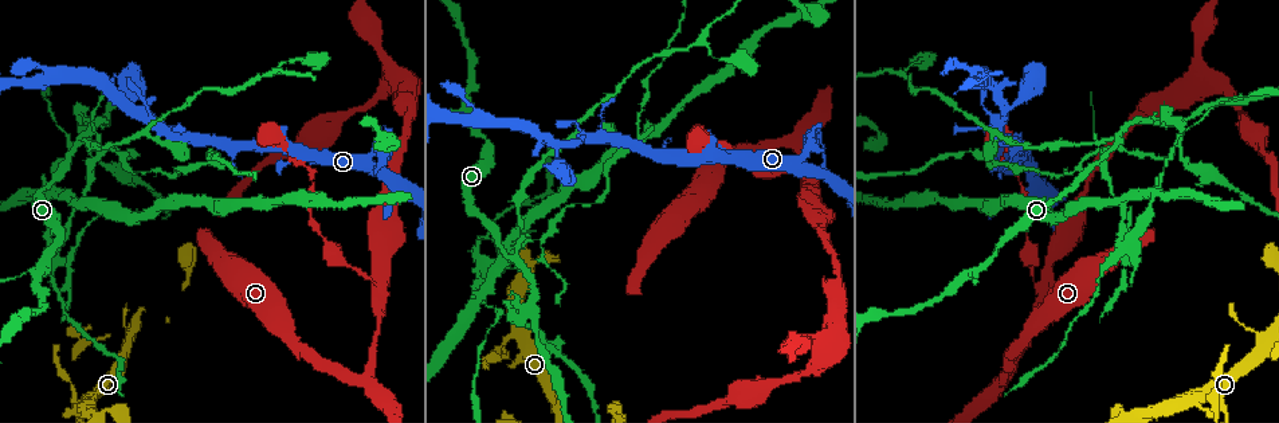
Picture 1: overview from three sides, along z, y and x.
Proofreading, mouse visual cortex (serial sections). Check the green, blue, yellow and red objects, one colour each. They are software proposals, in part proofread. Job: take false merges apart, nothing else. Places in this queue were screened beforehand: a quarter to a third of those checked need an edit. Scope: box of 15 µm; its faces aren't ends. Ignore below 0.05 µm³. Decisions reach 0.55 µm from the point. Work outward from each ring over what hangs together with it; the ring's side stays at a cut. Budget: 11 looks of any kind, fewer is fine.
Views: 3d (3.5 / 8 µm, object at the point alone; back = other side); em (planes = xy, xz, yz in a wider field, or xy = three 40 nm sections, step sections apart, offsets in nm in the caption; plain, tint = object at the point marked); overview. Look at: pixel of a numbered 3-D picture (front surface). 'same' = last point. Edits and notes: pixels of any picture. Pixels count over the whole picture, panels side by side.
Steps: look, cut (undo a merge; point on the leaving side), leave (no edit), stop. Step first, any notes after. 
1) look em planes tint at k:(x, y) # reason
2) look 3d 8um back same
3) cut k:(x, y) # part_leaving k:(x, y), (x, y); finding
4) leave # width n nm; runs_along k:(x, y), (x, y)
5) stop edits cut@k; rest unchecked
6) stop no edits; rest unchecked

look 3d 3.5um at 1:(792, 144) # sharp bend

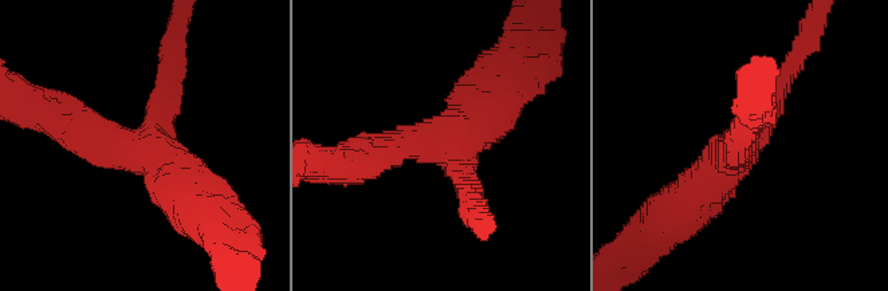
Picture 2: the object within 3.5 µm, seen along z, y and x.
look em xy step 3 tint at 2:(143, 148) # arms 3; arm_widths 200, 350, 600 nm

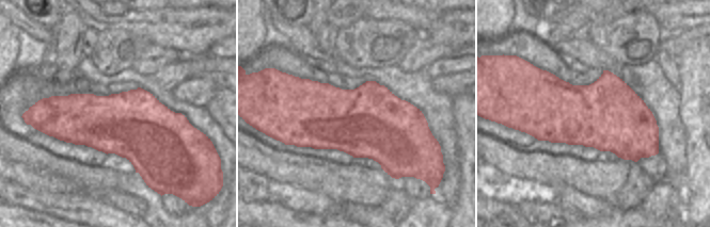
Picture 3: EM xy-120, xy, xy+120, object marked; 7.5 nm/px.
leave # continuous, no second cell

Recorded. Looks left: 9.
look 3d 3.5um at 1:(804, 163) # sharp bend

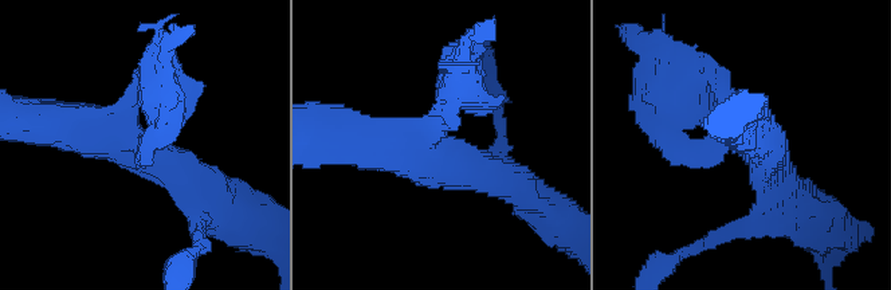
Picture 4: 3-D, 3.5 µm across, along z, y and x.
look em xy step 5 tint at 4:(135, 145) # now the EM

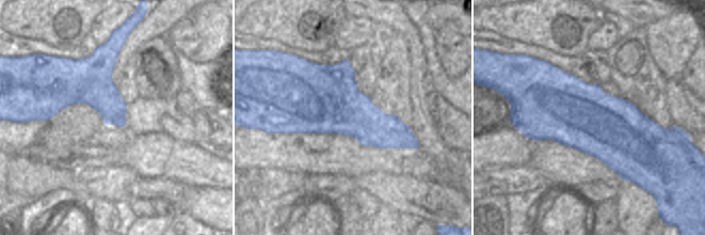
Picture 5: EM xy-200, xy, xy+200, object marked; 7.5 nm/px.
cut 4:(448, 120) # two cells meet here

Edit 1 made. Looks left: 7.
look overview # redraw

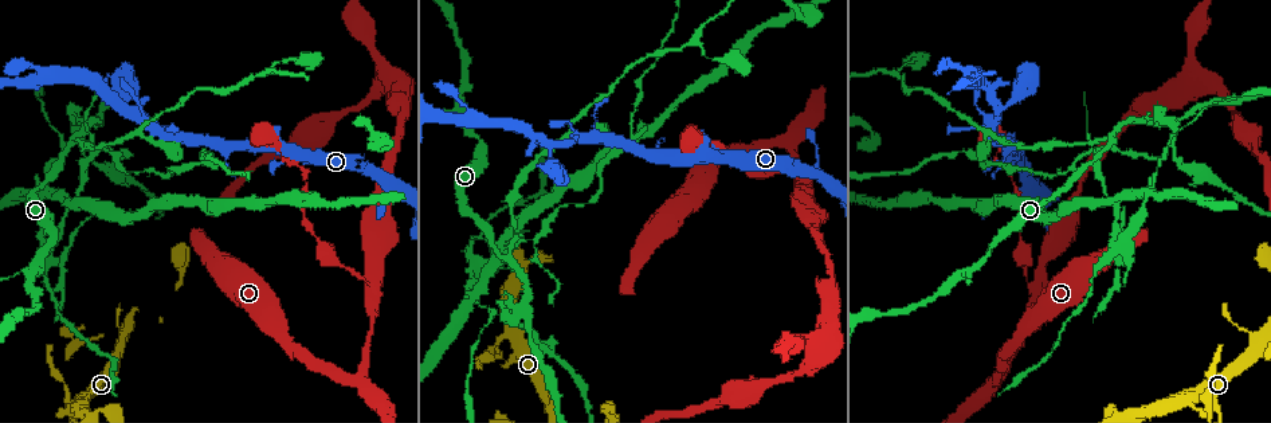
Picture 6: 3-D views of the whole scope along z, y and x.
look 3d 8um at 6:(1036, 290) # sudden change in width

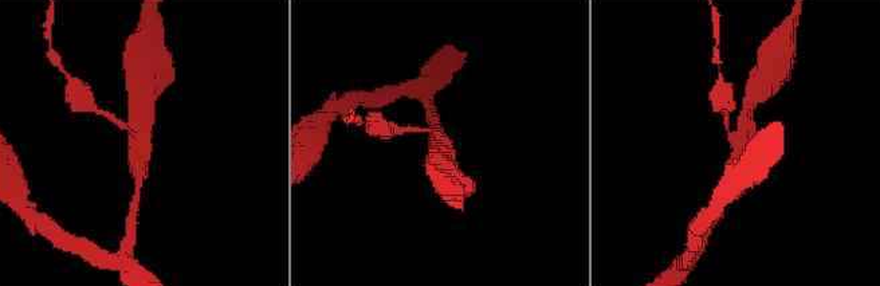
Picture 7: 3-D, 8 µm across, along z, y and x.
look 3d 3.5um at 7:(143, 142) # closer look

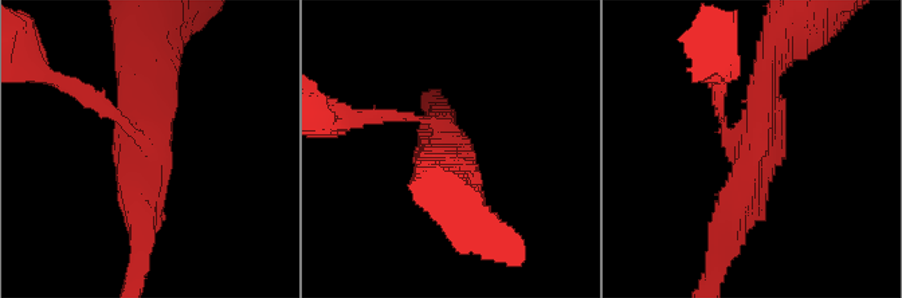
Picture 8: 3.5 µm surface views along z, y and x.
leave # arms 3; runs_along 8:(722, 224), (750, 172), (775, 57); all the same cell

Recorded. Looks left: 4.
look 3d 8um at 6:(1092, 143) # four-way junction

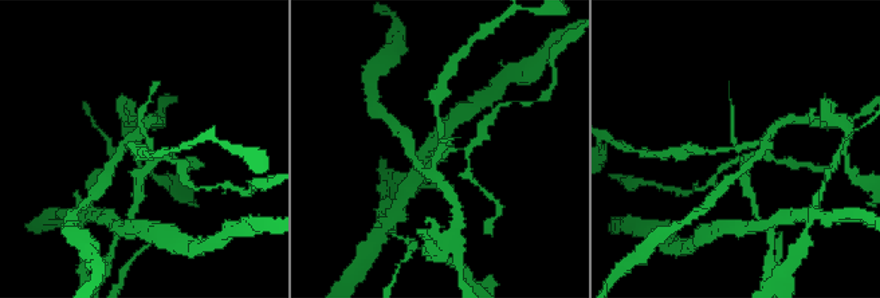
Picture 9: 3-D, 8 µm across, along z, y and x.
look 3d 3.5um at 9:(442, 146)

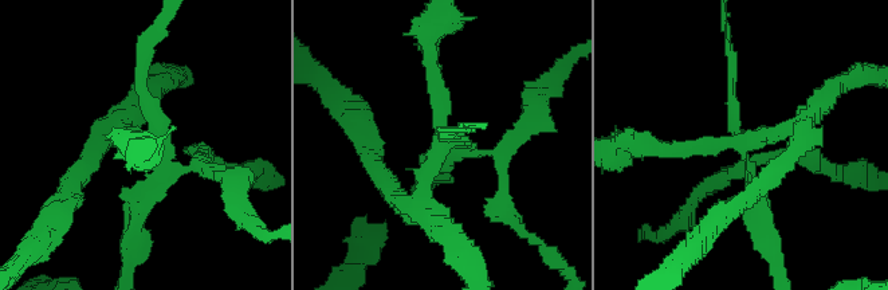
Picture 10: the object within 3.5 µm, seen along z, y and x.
look em xy step 2 tint at 10:(744, 147) # now the EM

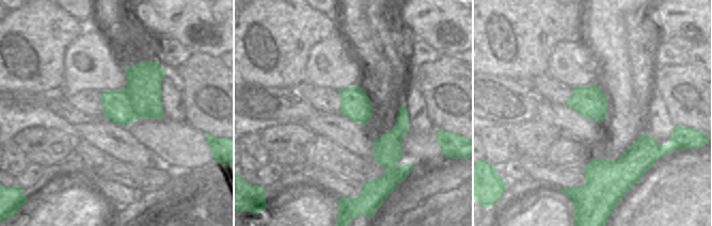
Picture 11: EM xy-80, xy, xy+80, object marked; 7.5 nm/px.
cut 10:(129, 195) # part_leaving 10:(162, 165), (126, 269); two cells meet here

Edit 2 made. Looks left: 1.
stop edits cut@4, cut@10; rest unchecked

